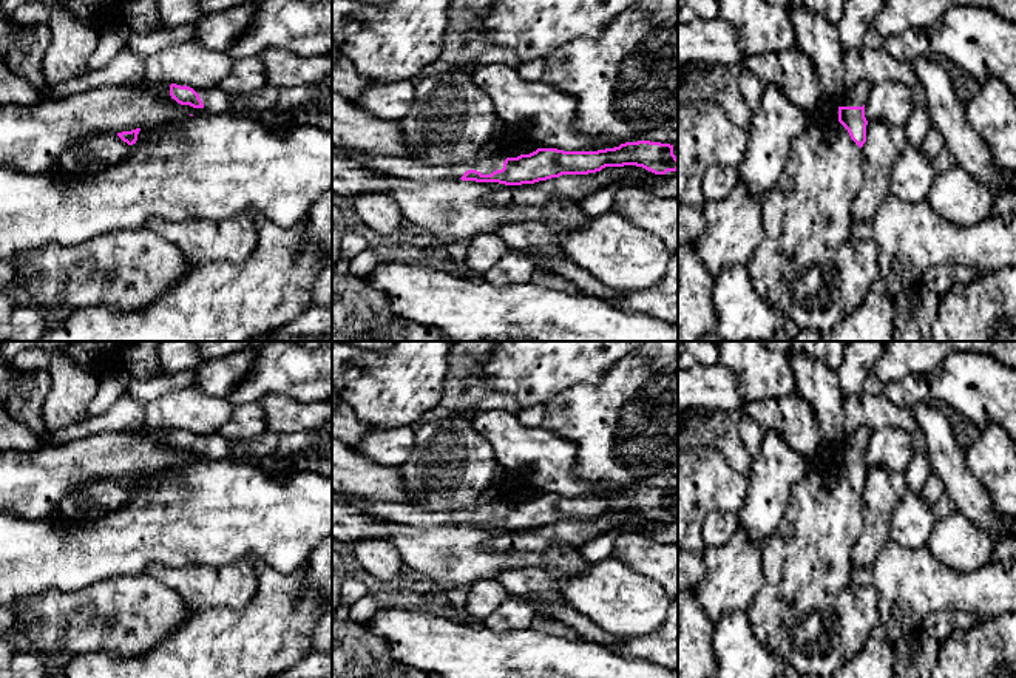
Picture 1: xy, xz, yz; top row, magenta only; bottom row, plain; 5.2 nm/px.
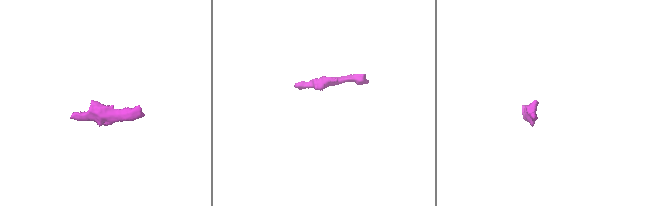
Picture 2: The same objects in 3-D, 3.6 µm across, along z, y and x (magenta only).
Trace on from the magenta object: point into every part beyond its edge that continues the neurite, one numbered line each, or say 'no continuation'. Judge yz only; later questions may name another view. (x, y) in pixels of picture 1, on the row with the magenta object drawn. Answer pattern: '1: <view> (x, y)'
1: yz (857, 96)

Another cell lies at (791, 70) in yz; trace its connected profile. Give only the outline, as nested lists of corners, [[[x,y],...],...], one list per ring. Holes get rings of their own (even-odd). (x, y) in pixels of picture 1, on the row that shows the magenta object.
[[[797,46],[747,59],[747,69],[766,85],[777,85],[795,105],[811,113],[823,96],[812,62]]]

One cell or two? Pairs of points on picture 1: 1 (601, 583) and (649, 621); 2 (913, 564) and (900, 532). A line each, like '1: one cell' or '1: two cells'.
1: one cell
2: two cells

